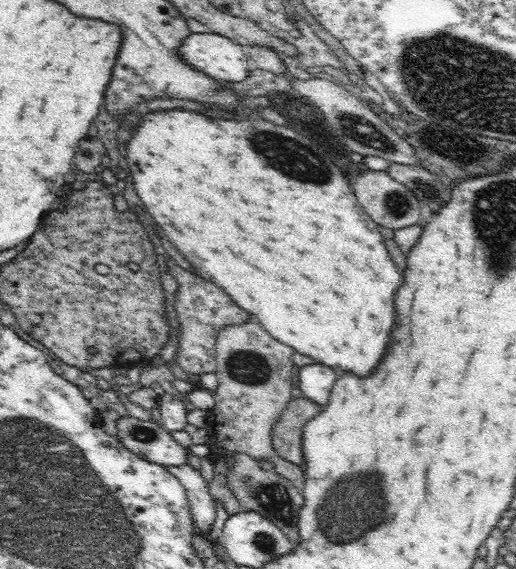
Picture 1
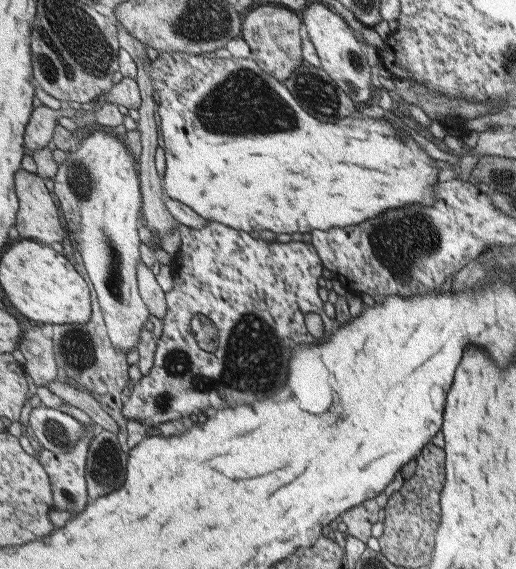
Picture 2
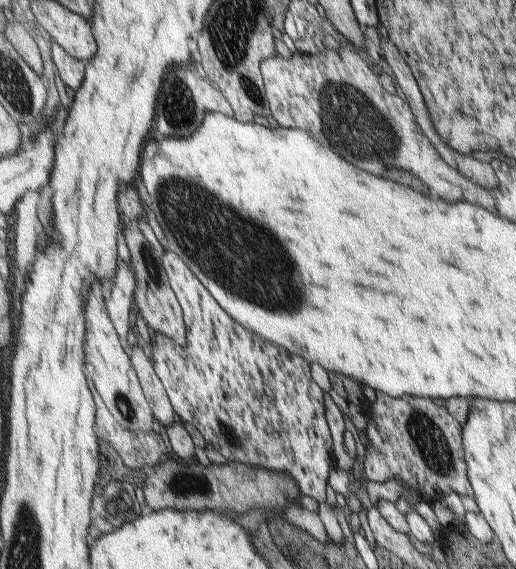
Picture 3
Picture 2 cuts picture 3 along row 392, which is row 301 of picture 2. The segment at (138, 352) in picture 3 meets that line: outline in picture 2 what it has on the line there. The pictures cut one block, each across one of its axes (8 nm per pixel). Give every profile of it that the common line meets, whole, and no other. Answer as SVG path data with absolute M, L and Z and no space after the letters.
M143 261L139 267L139 283L141 284L142 296L149 304L151 311L164 321L170 311L169 293L160 286L152 267Z

